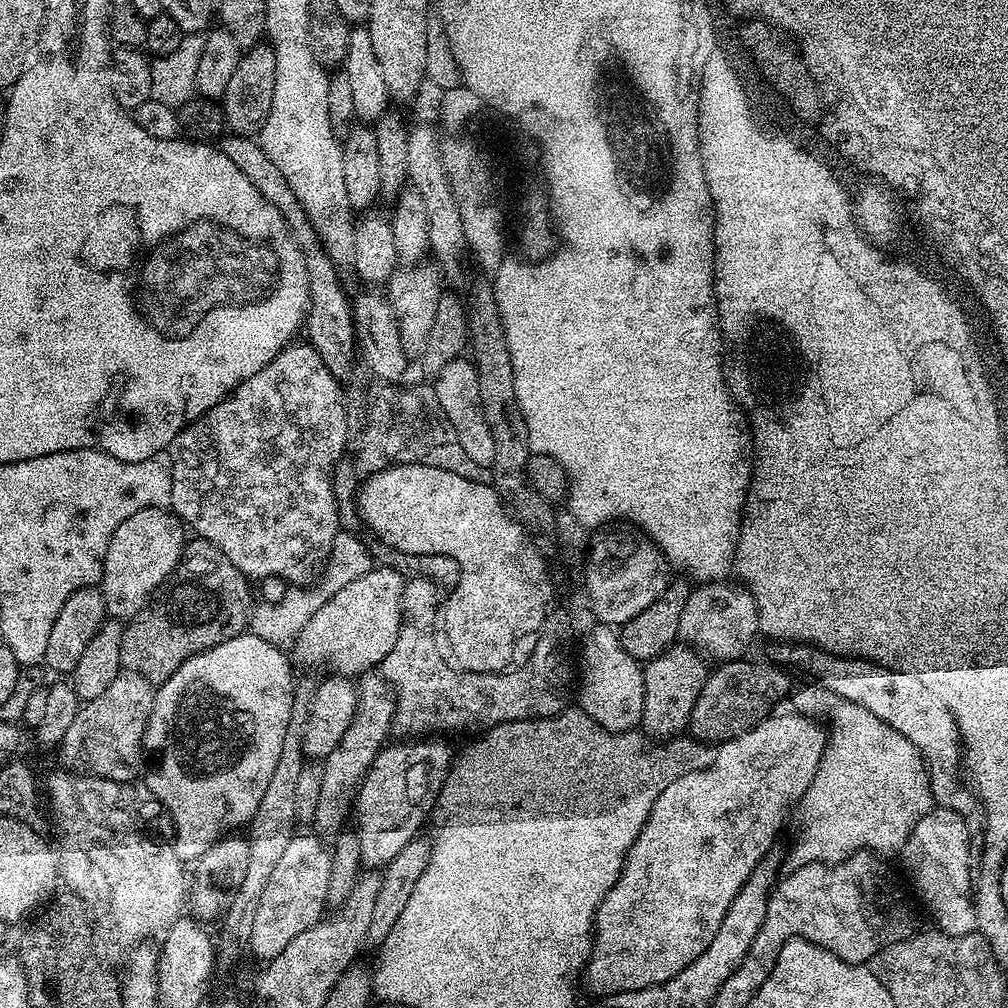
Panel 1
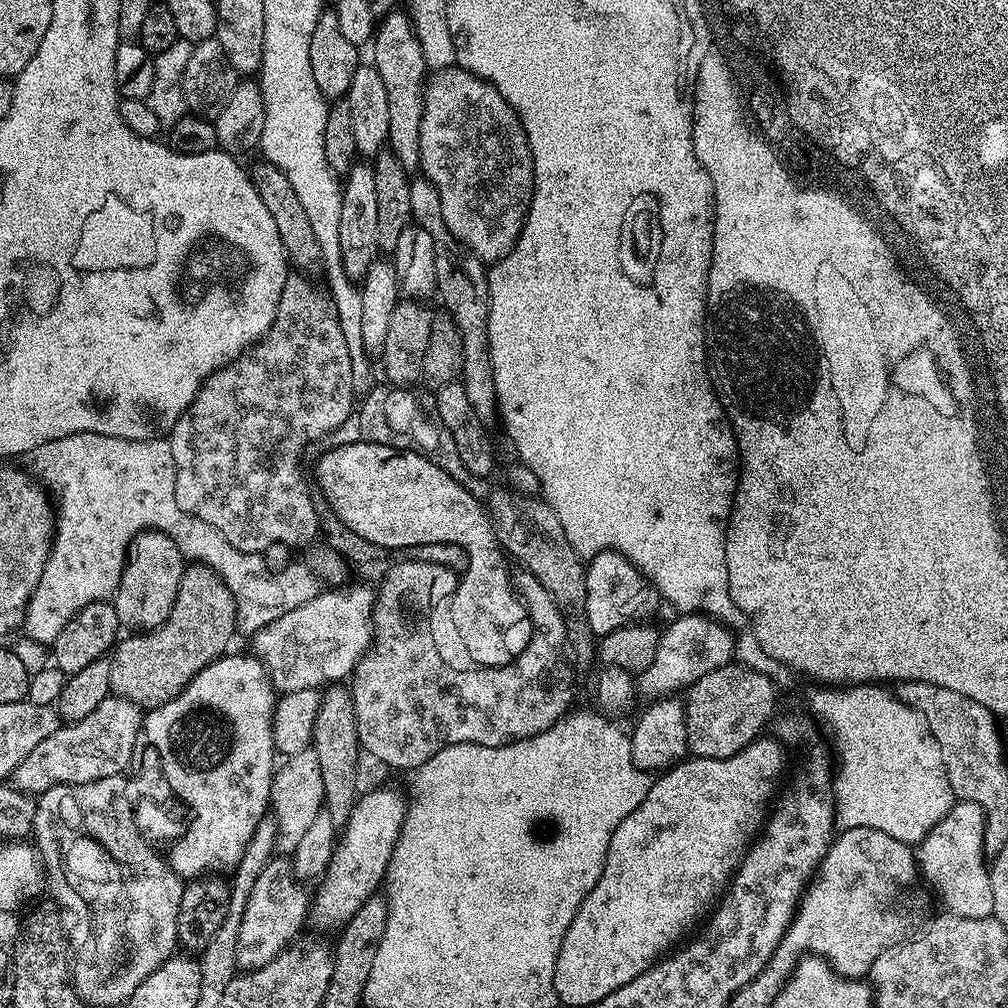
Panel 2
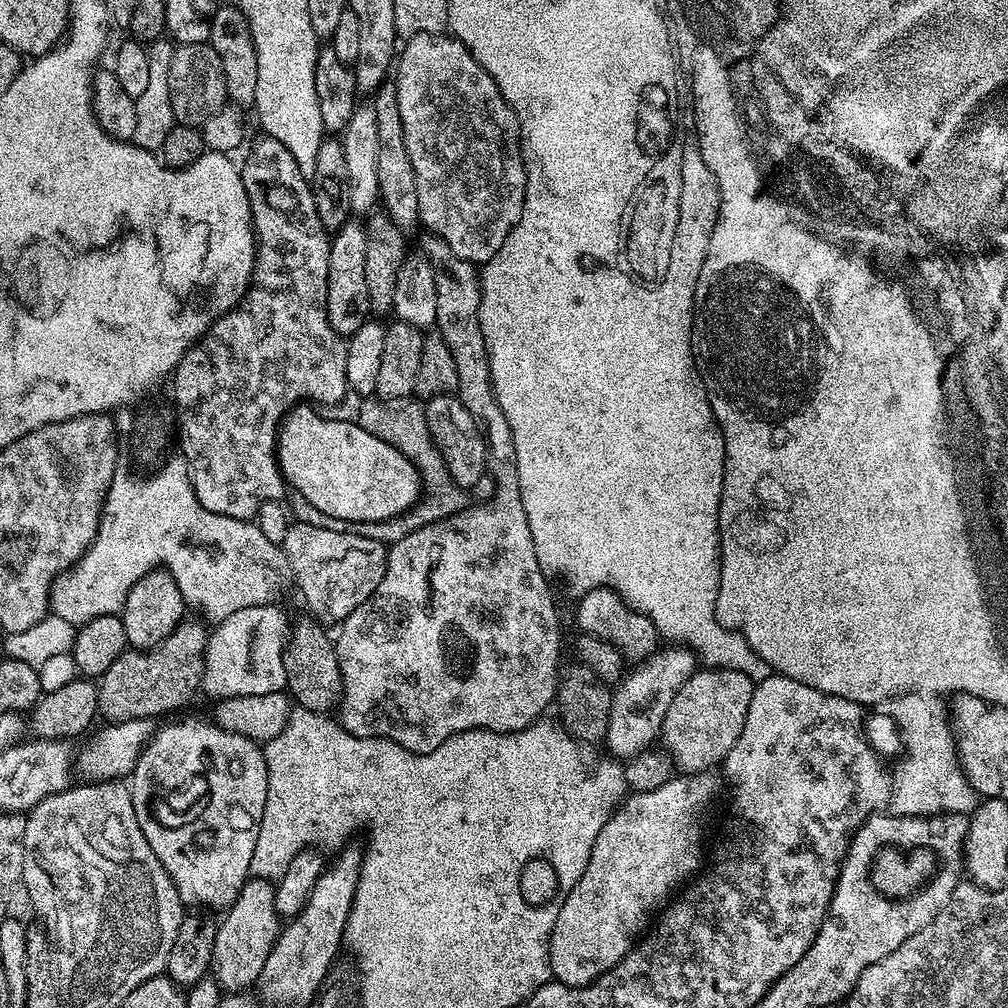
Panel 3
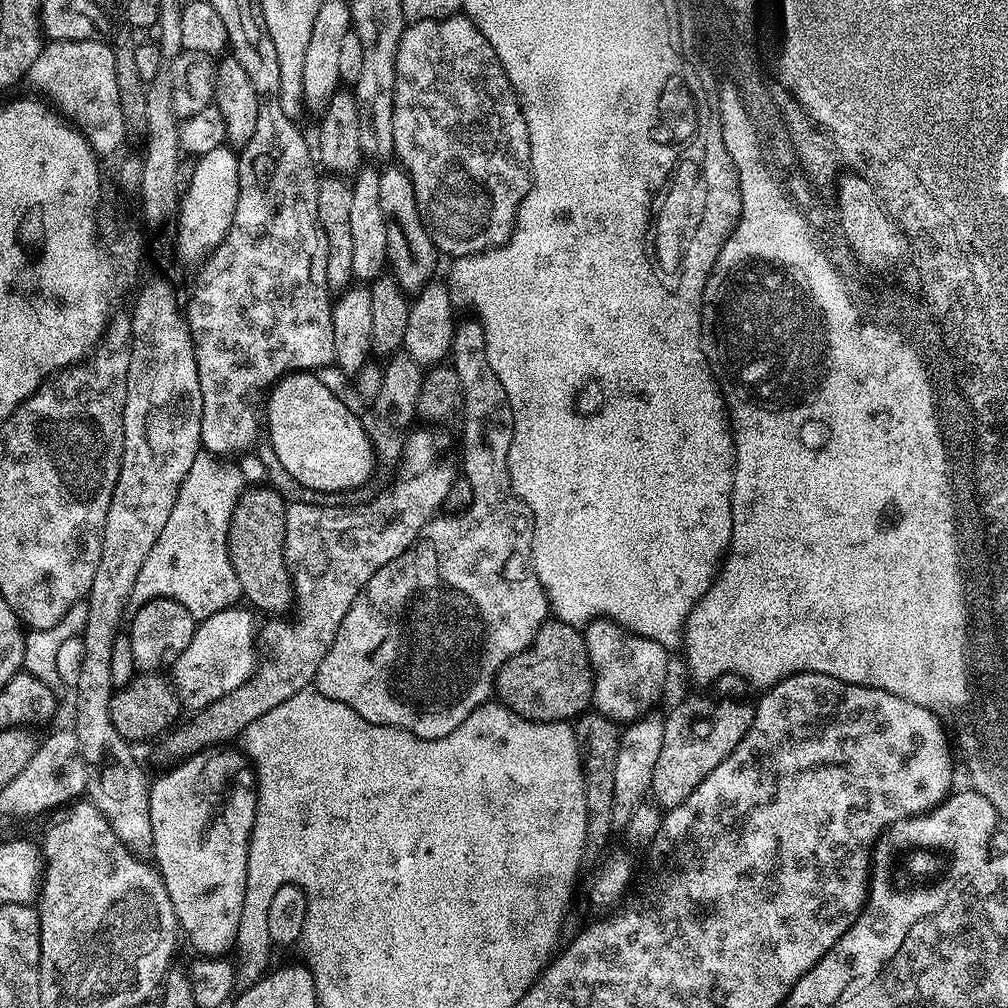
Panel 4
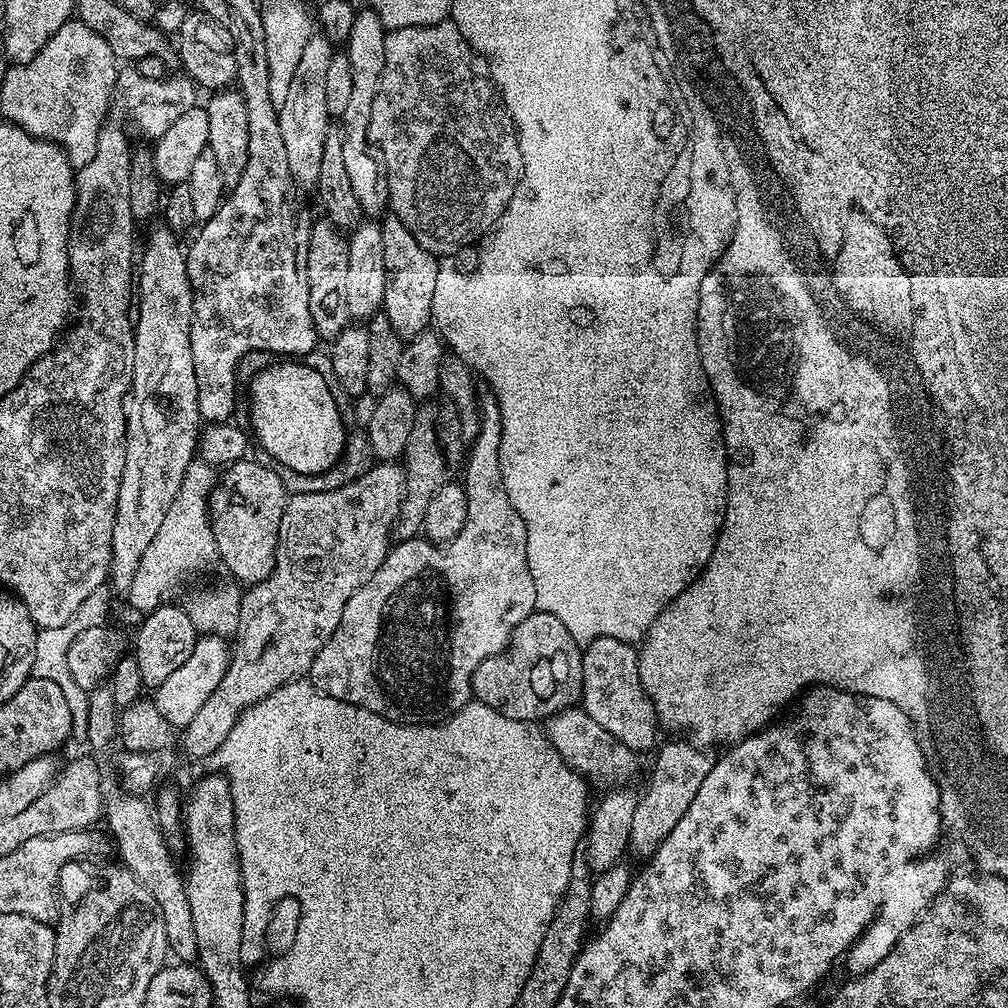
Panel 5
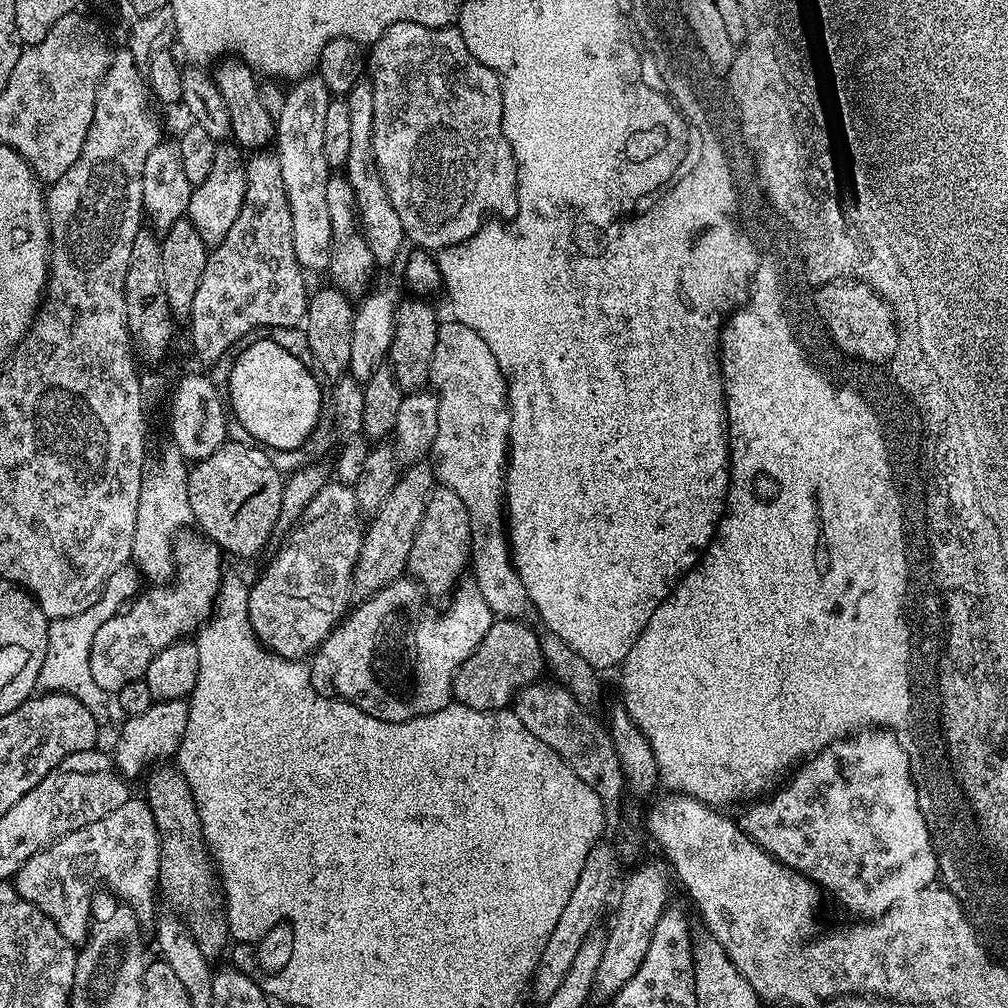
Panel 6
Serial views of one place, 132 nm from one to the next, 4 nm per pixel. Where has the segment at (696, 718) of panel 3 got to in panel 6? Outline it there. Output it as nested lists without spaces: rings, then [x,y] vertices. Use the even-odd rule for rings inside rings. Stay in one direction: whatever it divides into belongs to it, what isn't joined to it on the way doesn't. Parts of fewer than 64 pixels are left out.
[[[644,866],[638,874],[625,875],[622,880],[622,886],[623,882],[624,889],[620,892],[620,905],[616,908],[616,917],[612,920],[612,929],[607,929],[607,940],[603,947],[602,959],[598,964],[598,970],[595,972],[593,993],[595,997],[598,996],[602,1000],[608,1000],[615,996],[620,992],[622,986],[637,972],[638,966],[642,964],[642,960],[646,956],[646,951],[649,950],[650,938],[669,907],[668,880],[658,869]]]

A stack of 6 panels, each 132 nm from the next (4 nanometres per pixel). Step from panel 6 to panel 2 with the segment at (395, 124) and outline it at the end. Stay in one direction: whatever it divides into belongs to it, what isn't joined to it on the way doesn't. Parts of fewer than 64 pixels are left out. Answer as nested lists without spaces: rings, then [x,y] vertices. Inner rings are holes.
[[[449,66],[436,71],[427,77],[424,86],[424,109],[420,119],[420,166],[419,171],[438,190],[438,198],[442,198],[442,218],[446,218],[446,226],[450,234],[460,241],[461,245],[472,255],[485,265],[491,266],[496,261],[506,258],[510,250],[516,244],[520,236],[520,231],[524,225],[524,219],[528,217],[528,207],[532,204],[532,187],[534,186],[534,162],[532,161],[532,151],[528,145],[528,139],[524,133],[524,127],[520,124],[520,119],[516,116],[516,111],[502,98],[502,94],[496,87],[480,76],[475,76],[473,72],[467,72],[465,68],[459,66]]]

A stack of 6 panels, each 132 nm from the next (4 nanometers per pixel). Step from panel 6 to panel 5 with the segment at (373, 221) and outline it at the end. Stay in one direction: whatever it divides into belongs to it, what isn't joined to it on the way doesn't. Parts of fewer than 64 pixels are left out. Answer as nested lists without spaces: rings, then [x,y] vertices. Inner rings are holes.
[[[359,9],[353,20],[352,30],[346,43],[346,54],[350,58],[351,73],[354,82],[350,99],[346,105],[346,114],[342,117],[342,154],[346,161],[346,171],[350,177],[354,194],[358,194],[358,206],[361,213],[368,218],[380,218],[389,211],[388,171],[386,158],[382,150],[372,143],[370,134],[370,110],[374,106],[374,97],[382,82],[382,70],[385,69],[385,38],[387,29],[372,9]]]

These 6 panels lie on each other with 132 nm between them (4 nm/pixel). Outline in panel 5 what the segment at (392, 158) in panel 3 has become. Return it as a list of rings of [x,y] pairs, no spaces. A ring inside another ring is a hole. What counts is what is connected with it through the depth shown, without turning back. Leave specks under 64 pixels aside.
[[[385,215],[380,229],[382,246],[386,250],[386,294],[382,312],[390,318],[390,326],[398,330],[400,337],[410,341],[426,331],[432,320],[434,282],[438,282],[440,260],[427,252],[418,242],[418,238],[414,238],[414,234],[410,234],[410,230],[406,230],[406,226],[396,216]]]

